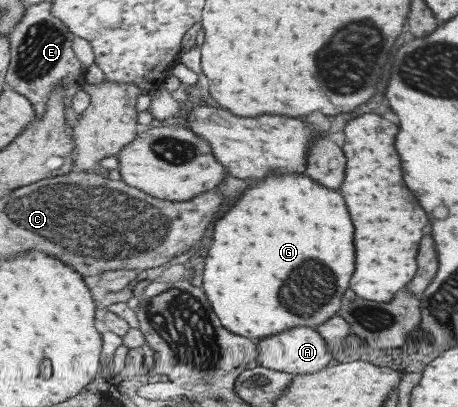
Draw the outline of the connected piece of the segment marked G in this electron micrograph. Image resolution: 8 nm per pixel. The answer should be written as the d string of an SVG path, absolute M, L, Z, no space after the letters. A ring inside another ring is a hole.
M271 175L251 187L215 225L213 245L205 269L205 293L231 333L261 341L301 325L315 328L341 311L349 281L355 273L355 225L341 193L305 175Z

